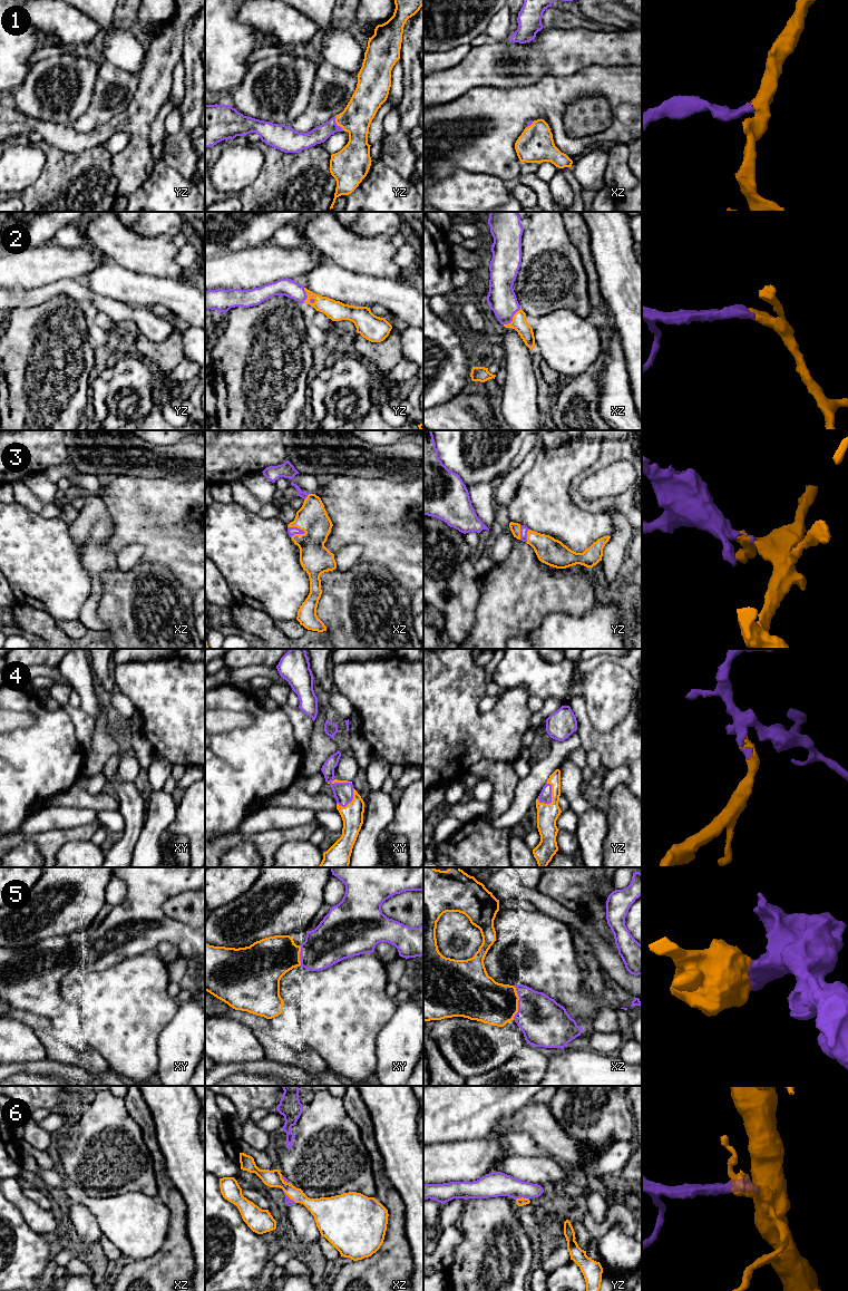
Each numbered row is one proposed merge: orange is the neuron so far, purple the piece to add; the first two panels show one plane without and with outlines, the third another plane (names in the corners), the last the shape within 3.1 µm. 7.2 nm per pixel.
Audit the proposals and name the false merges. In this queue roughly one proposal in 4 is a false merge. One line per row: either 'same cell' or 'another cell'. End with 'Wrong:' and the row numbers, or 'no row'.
1: same cell
2: same cell
3: same cell
4: same cell
5: same cell
6: another cell
Wrong: 6

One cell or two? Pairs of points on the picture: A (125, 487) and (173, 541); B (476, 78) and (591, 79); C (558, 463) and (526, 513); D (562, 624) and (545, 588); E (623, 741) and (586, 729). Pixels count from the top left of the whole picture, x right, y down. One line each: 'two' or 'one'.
A: one
B: two
C: one
D: two
E: one

